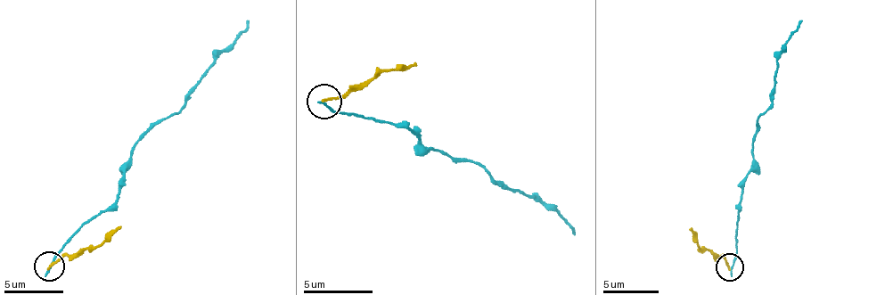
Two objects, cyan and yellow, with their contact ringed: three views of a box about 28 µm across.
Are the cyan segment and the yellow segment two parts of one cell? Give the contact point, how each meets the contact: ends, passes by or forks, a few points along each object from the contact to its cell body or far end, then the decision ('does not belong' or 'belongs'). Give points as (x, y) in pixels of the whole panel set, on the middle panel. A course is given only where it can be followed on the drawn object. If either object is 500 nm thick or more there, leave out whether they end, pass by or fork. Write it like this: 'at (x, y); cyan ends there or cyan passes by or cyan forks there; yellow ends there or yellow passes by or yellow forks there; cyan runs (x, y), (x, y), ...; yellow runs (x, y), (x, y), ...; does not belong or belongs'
at (324, 101); cyan ends there; yellow ends there; cyan runs (325, 103), (334, 111), (409, 129), (430, 151), (467, 159), (494, 177), (499, 185), (538, 195), (573, 236); yellow runs (325, 100), (361, 90), (393, 70), (415, 61); does not belong

